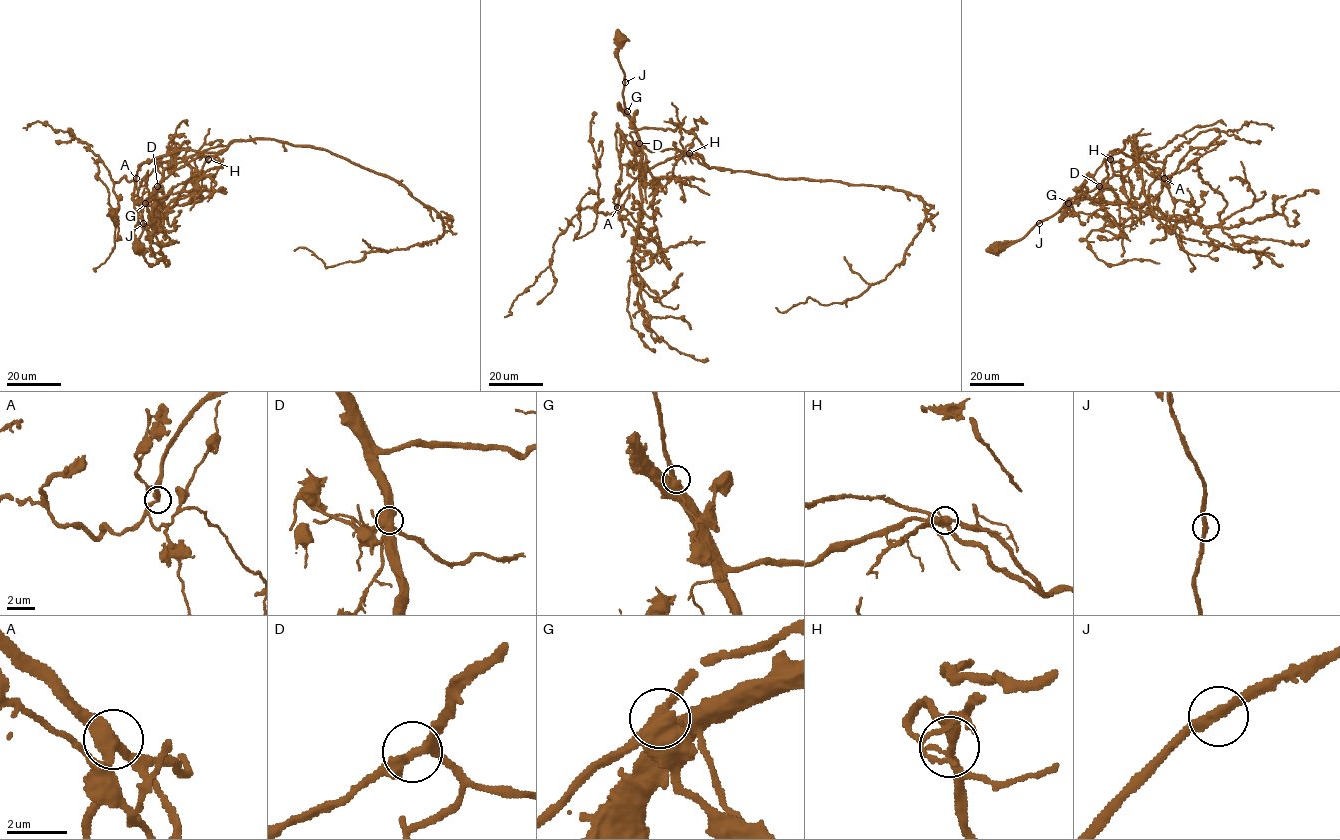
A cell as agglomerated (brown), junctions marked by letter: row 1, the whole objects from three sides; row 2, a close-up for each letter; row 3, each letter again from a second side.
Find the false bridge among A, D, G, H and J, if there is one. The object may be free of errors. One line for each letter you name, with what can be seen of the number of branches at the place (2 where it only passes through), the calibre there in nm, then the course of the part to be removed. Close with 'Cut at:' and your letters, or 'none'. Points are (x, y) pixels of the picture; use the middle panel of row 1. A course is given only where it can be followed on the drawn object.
G: 3 | 440 nm | (627, 111), (641, 154), (632, 265), (638, 306), (644, 325), (659, 338), (698, 360), (708, 359)
Cut at: G

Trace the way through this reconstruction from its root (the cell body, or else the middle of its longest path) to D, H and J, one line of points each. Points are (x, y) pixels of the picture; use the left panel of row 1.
D: (139, 248), (136, 241), (143, 231), (143, 207), (158, 186)
H: (139, 248), (136, 241), (143, 231), (145, 200), (175, 170), (199, 155), (208, 159)
J: (139, 248), (136, 241), (143, 223)

